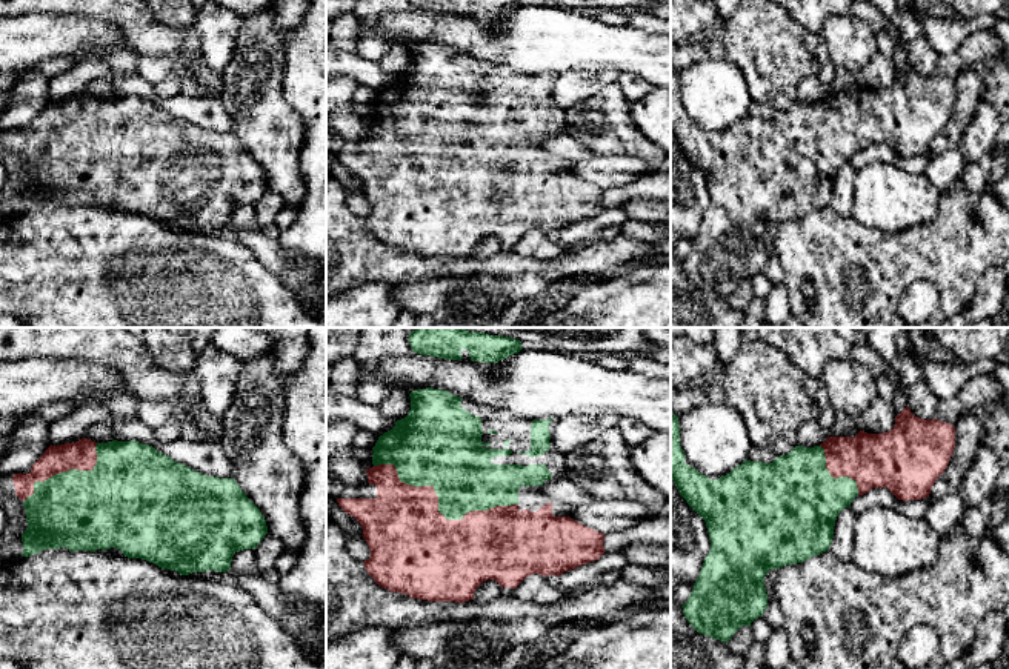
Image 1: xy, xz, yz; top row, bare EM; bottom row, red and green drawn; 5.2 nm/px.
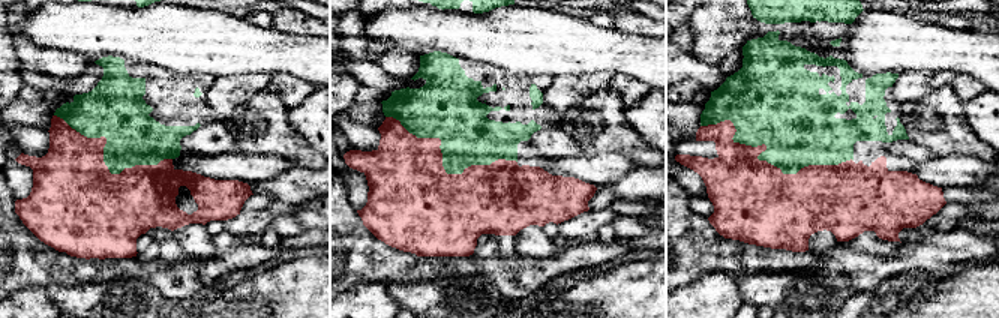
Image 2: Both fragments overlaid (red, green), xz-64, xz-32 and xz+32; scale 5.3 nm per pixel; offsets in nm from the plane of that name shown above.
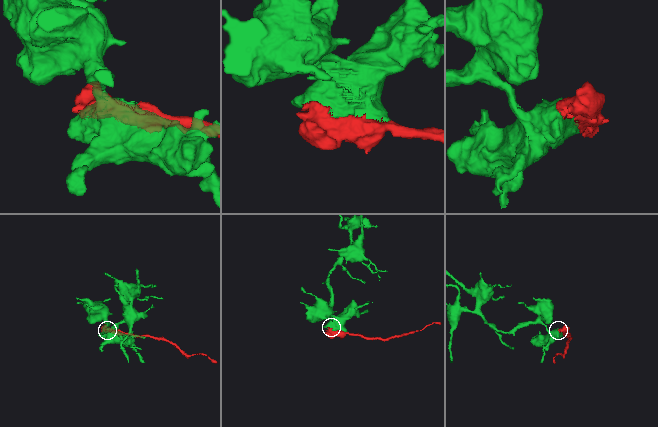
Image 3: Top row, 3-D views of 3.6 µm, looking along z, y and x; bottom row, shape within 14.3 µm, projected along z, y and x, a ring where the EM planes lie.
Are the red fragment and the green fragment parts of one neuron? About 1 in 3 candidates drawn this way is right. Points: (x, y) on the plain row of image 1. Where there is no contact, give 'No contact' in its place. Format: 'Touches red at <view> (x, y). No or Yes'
Touches red at xz (437, 162). Yes

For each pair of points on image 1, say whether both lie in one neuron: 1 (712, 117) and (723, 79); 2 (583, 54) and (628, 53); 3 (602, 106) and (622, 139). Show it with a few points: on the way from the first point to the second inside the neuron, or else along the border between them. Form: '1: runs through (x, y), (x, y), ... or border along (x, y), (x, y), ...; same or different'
1: runs through (714, 108), (714, 91), (717, 88); same
2: runs through (594, 53), (617, 53); same
3: runs through (609, 114), (609, 126), (614, 131); same

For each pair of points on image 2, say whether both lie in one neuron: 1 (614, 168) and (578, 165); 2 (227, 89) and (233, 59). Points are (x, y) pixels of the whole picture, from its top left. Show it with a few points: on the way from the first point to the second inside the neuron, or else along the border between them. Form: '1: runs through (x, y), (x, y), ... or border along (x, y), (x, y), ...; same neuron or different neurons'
1: runs through (605, 168), (587, 168); same neuron
2: border along (261, 72), (230, 74), (215, 80); different neurons

